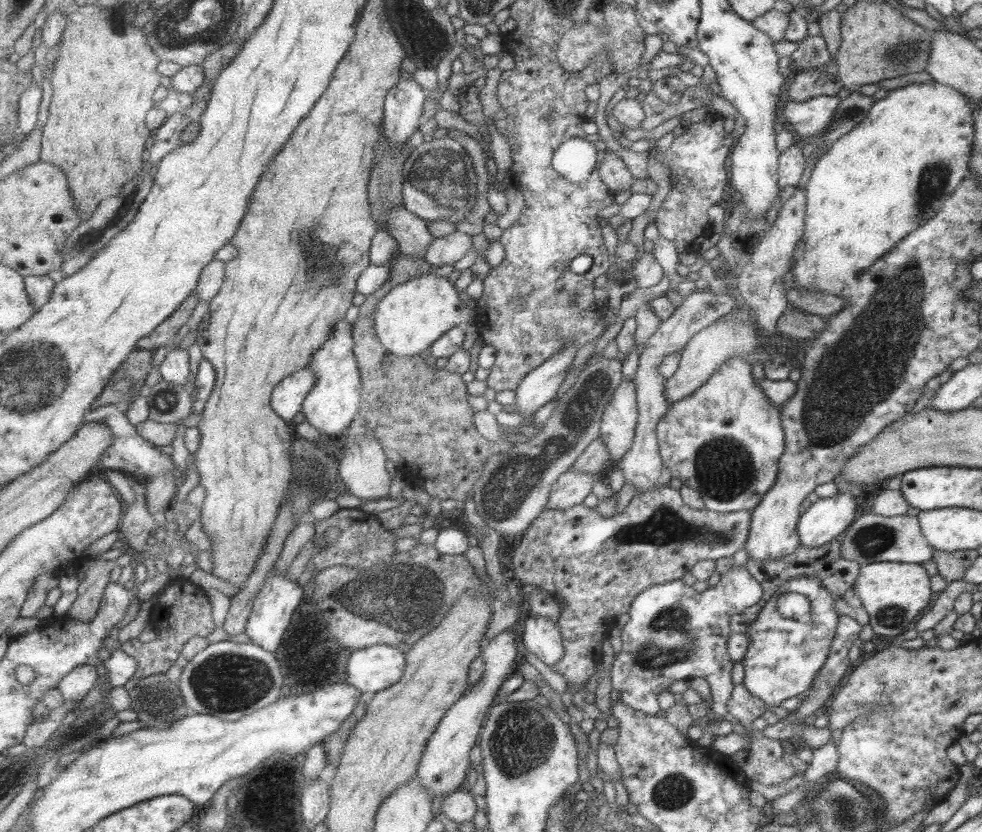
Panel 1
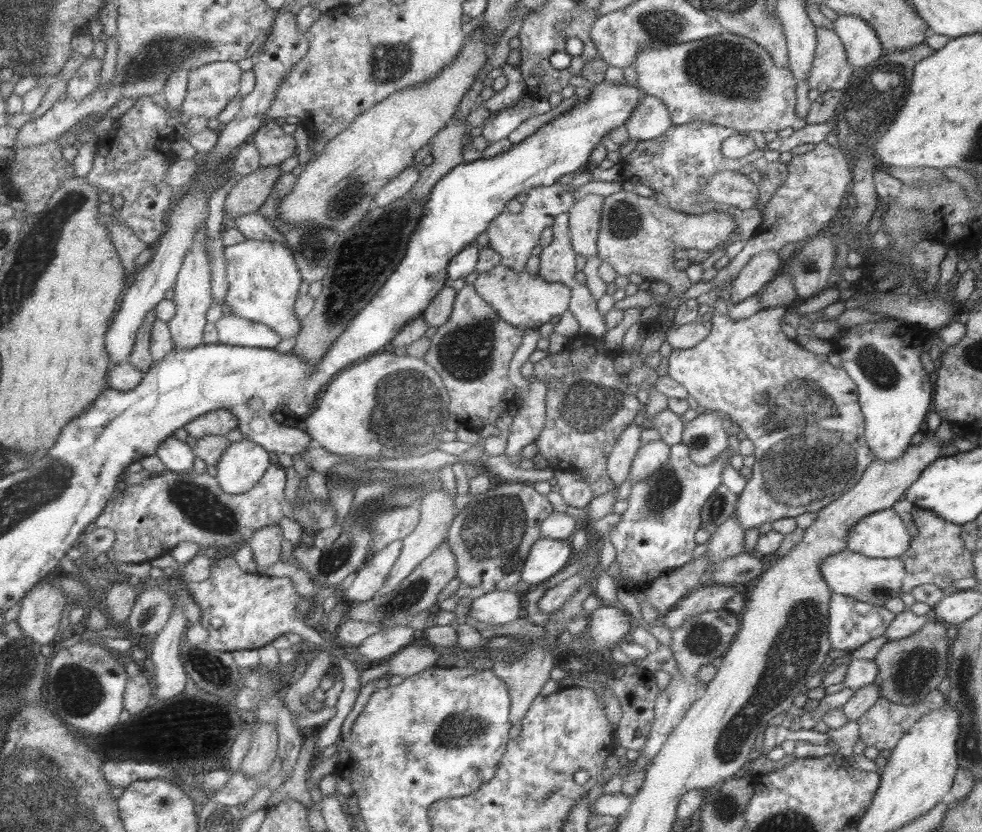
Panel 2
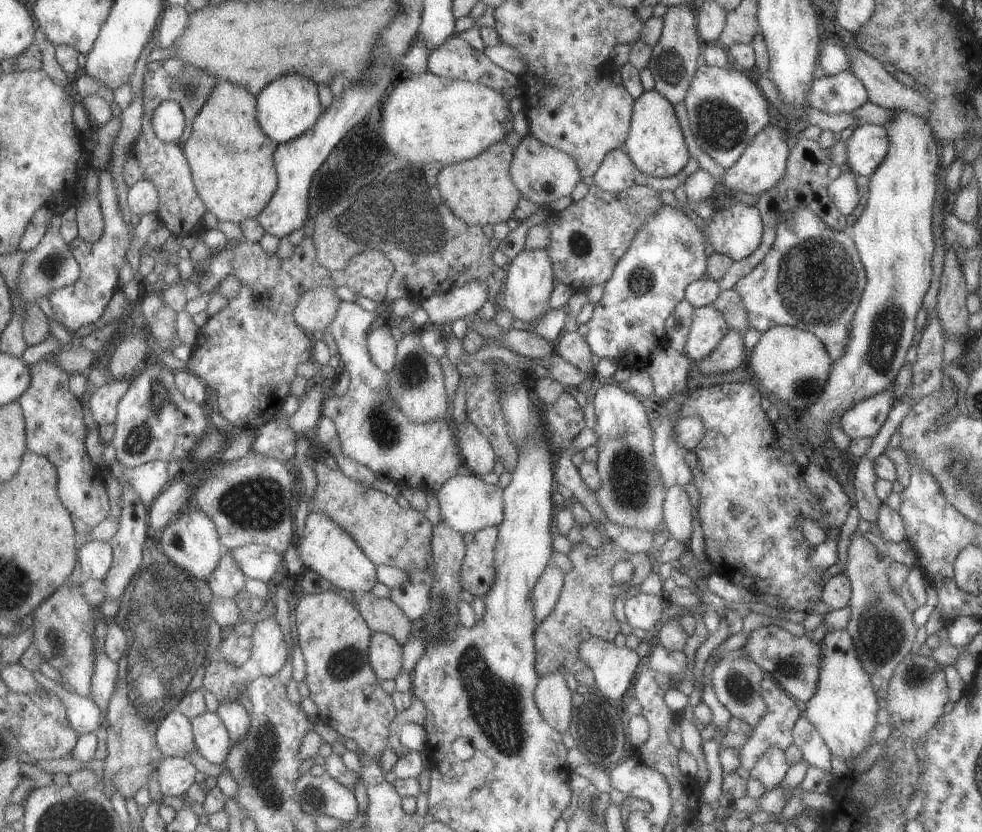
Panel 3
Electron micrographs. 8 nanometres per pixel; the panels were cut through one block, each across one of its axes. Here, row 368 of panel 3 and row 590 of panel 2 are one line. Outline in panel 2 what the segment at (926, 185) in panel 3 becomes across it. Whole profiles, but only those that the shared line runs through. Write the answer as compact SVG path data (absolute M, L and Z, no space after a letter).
M843 549L823 559L819 567L823 580L832 593L850 596L855 600L881 606L887 599L900 594L901 579L905 575L903 563L895 558L867 558L858 552Z

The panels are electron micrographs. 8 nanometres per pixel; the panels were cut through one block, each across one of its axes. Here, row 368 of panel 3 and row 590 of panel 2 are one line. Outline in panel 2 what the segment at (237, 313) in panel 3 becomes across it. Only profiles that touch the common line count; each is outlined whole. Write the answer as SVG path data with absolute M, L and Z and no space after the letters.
M234 556L225 557L215 561L211 576L203 582L187 584L187 590L194 596L194 600L201 607L201 624L208 631L207 643L215 650L221 652L233 652L235 650L255 650L271 644L279 636L288 632L294 632L303 639L303 645L317 650L329 650L333 654L335 664L341 669L344 681L344 690L340 694L336 704L336 713L330 723L320 727L317 731L315 755L316 761L321 758L325 748L337 744L342 738L341 726L351 714L355 700L362 692L361 667L354 660L345 645L337 639L330 638L316 626L310 627L307 623L309 614L298 610L298 604L302 603L305 596L299 595L293 580L289 577L271 577L259 573L247 573L241 570Z

